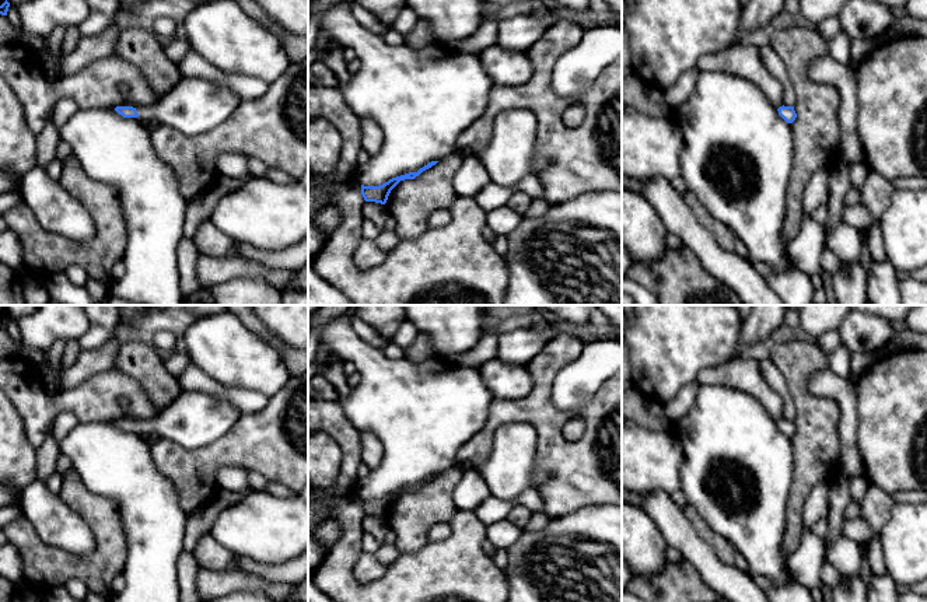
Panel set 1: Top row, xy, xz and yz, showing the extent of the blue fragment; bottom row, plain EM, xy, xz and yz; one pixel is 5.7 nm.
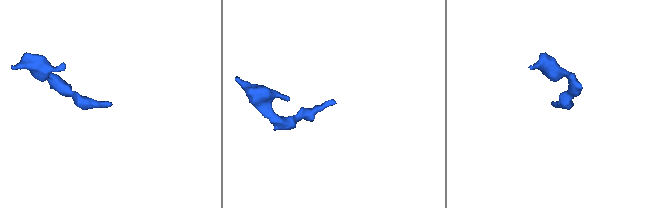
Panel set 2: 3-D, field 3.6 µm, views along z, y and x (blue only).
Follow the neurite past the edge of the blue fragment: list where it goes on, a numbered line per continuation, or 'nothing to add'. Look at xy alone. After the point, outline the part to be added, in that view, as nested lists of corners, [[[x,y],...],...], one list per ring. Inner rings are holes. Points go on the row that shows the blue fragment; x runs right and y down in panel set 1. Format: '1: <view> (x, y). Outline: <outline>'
1: xy (195, 105). Outline: [[[181,77],[154,105],[141,106],[137,118],[143,123],[162,123],[196,137],[216,129],[242,101],[242,95],[225,83]]]

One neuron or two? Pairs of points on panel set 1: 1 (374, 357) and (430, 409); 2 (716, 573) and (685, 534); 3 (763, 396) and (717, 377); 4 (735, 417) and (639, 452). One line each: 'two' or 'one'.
1: one
2: one
3: one
4: two

